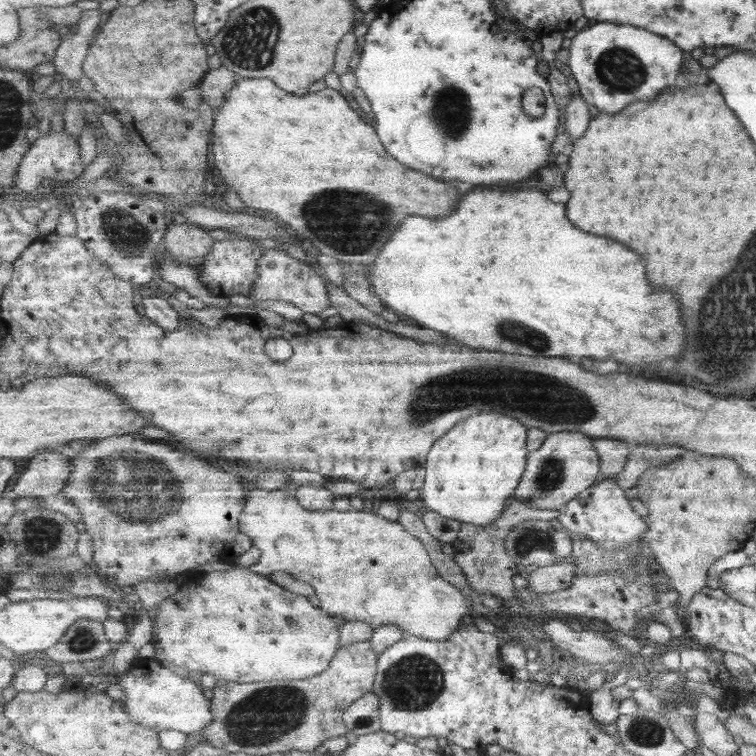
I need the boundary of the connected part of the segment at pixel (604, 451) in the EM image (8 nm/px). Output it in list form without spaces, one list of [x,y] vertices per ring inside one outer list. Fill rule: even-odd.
[[[592,438],[595,442],[596,450],[600,456],[601,472],[608,479],[614,480],[627,462],[631,449],[630,444],[626,446],[624,441],[607,438]]]

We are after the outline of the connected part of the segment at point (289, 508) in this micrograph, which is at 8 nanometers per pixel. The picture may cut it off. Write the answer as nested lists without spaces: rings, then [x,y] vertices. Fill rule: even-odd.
[[[252,486],[252,494],[250,494],[250,500],[248,500],[248,506],[244,514],[242,514],[242,531],[246,532],[252,537],[252,540],[258,548],[262,549],[263,555],[258,564],[252,564],[250,570],[258,572],[258,574],[270,577],[272,573],[278,570],[286,570],[290,572],[292,576],[305,580],[308,584],[312,584],[318,592],[318,598],[322,598],[322,608],[326,608],[326,612],[337,616],[343,616],[346,621],[350,620],[362,620],[367,622],[371,627],[375,629],[380,628],[383,624],[396,624],[407,633],[407,636],[414,634],[414,636],[426,637],[426,640],[434,640],[438,642],[446,642],[456,632],[462,624],[466,614],[473,613],[472,602],[470,598],[466,596],[464,592],[457,585],[452,584],[446,577],[443,577],[437,565],[433,563],[433,557],[430,556],[429,548],[426,547],[424,541],[420,540],[414,533],[411,533],[409,529],[405,527],[400,521],[388,520],[379,513],[366,512],[364,510],[356,510],[351,508],[349,511],[342,512],[340,510],[329,510],[326,512],[318,512],[313,509],[308,509],[305,505],[298,500],[298,496],[295,494],[295,488],[288,490],[264,490]]]

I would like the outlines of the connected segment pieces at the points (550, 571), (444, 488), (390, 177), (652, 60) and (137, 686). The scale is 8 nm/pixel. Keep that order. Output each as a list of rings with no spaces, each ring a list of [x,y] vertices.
[[[572,554],[562,564],[537,568],[530,574],[530,589],[534,589],[536,595],[568,590],[573,582],[574,570],[577,568],[578,564],[572,560]]]
[[[482,412],[458,424],[431,451],[421,499],[432,511],[463,523],[490,526],[513,502],[529,466],[529,430],[524,422],[501,412]]]
[[[239,78],[238,85],[228,91],[228,99],[224,106],[218,110],[217,119],[213,127],[213,153],[214,166],[218,174],[222,175],[223,182],[233,187],[239,196],[245,201],[248,208],[252,210],[262,210],[277,215],[277,218],[289,227],[294,234],[300,237],[306,244],[311,245],[315,250],[318,250],[326,255],[331,255],[343,264],[368,265],[376,263],[378,256],[381,256],[386,242],[392,238],[392,234],[400,228],[402,220],[410,214],[420,214],[420,216],[450,216],[458,206],[458,190],[446,182],[440,182],[424,172],[416,172],[408,166],[404,166],[400,160],[396,160],[386,146],[382,144],[378,130],[374,132],[374,126],[368,124],[352,106],[350,102],[344,98],[341,91],[333,90],[327,87],[322,91],[310,93],[308,95],[300,96],[287,90],[282,90],[281,85],[276,84],[271,78],[265,79],[246,79]]]
[[[600,21],[578,31],[571,40],[569,52],[568,65],[581,87],[581,97],[606,114],[616,114],[636,100],[652,100],[664,88],[674,86],[684,60],[682,49],[662,35],[634,25]]]
[[[139,659],[129,673],[121,677],[120,685],[125,691],[125,708],[141,726],[156,730],[180,730],[192,737],[202,737],[205,729],[214,721],[212,700],[206,698],[202,686],[192,679],[182,678],[173,669],[156,659]]]

